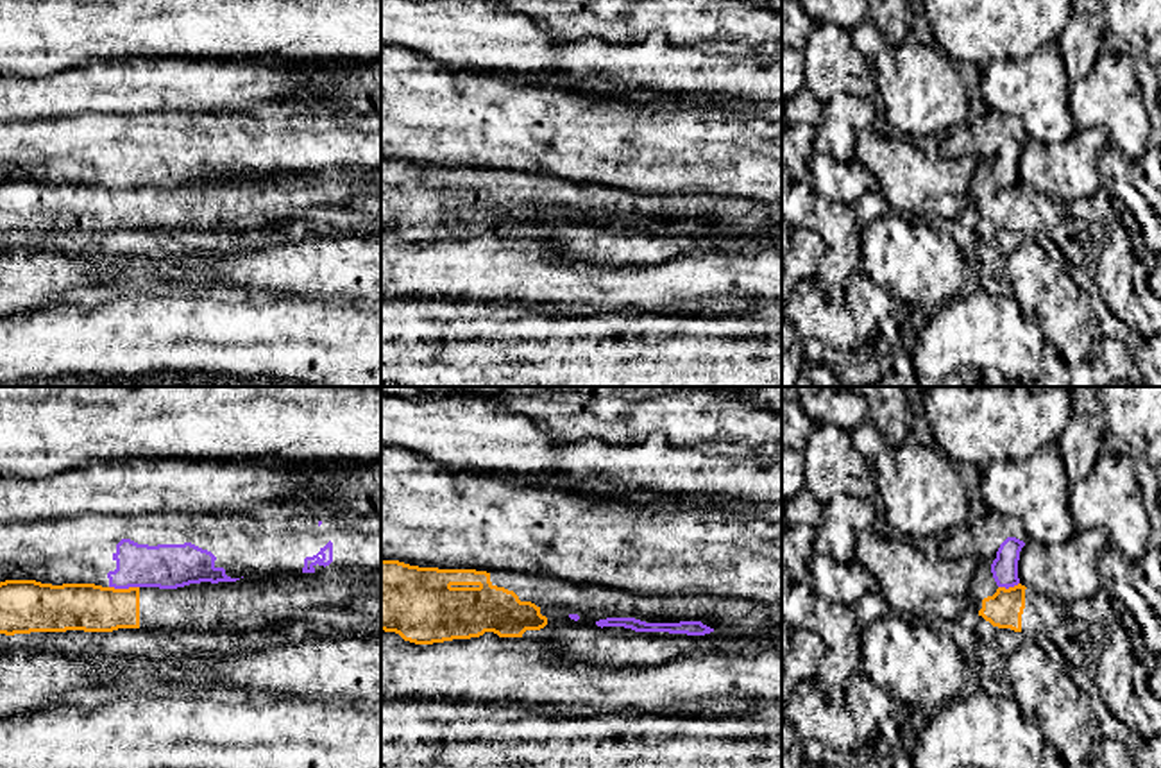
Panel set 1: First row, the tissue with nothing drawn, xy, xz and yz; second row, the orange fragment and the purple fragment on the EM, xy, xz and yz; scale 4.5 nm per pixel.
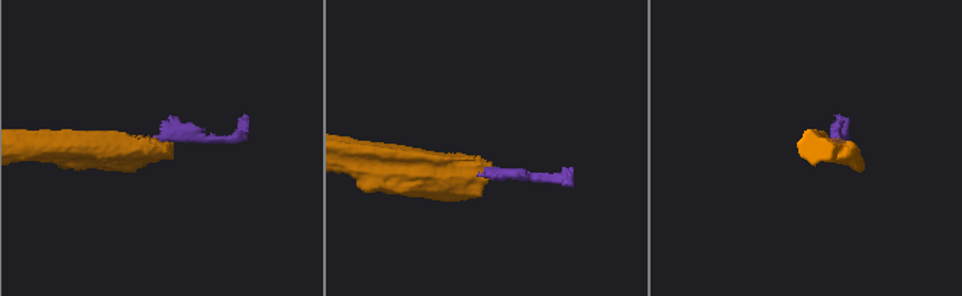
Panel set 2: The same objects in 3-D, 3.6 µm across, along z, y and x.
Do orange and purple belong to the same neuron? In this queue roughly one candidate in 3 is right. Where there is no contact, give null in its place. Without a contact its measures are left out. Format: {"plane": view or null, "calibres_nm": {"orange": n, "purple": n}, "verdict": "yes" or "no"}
{"plane": "xy", "calibres_nm": {"orange": 220, "purple": 200}, "verdict": "no"}

